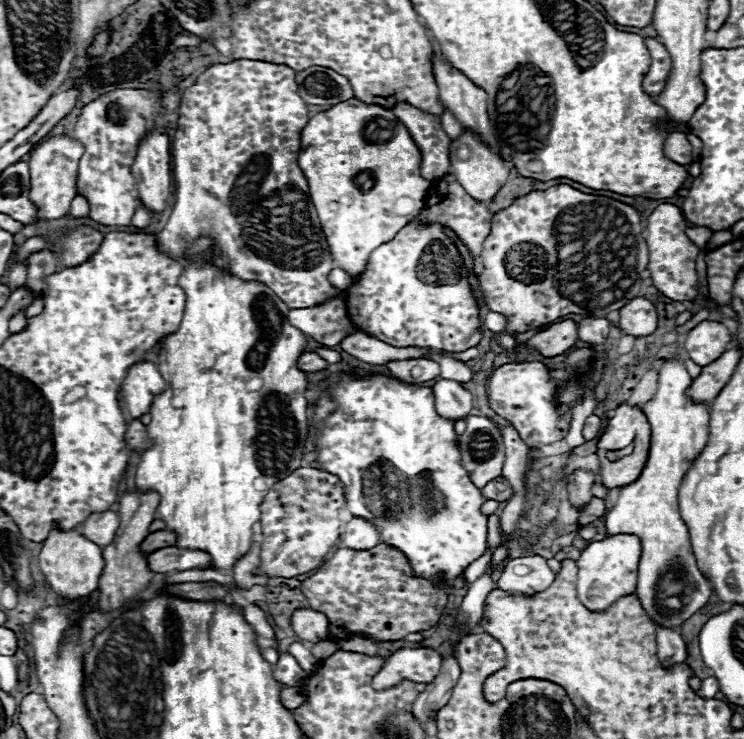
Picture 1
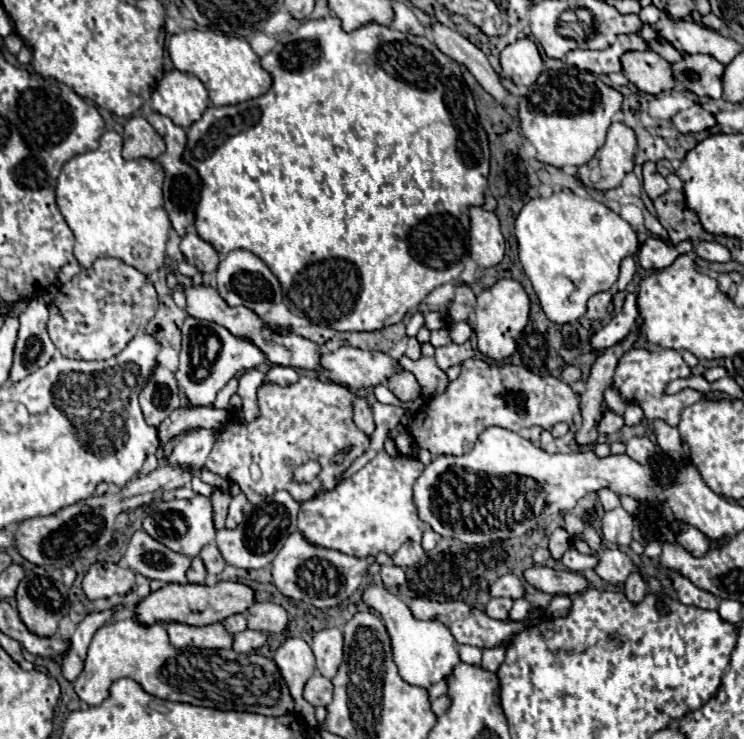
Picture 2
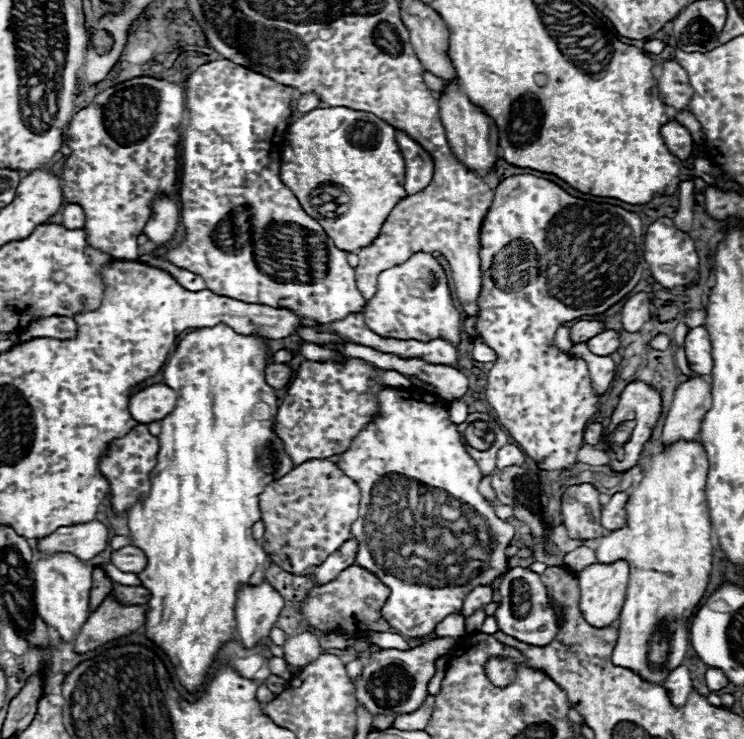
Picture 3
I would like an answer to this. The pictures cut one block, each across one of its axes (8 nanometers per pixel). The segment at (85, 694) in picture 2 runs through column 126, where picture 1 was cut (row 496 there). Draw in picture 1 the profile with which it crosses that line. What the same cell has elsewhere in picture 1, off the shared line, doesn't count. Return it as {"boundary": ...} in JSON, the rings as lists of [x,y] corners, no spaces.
{"boundary":[[[672,358],[662,364],[654,398],[640,406],[652,432],[648,462],[640,478],[620,490],[616,506],[606,514],[608,534],[636,534],[640,538],[642,556],[636,596],[650,620],[666,628],[678,628],[712,596],[712,586],[698,570],[690,532],[678,510],[678,486],[692,460],[706,446],[710,422],[710,406],[694,404],[686,396],[692,380],[682,358]]]}

